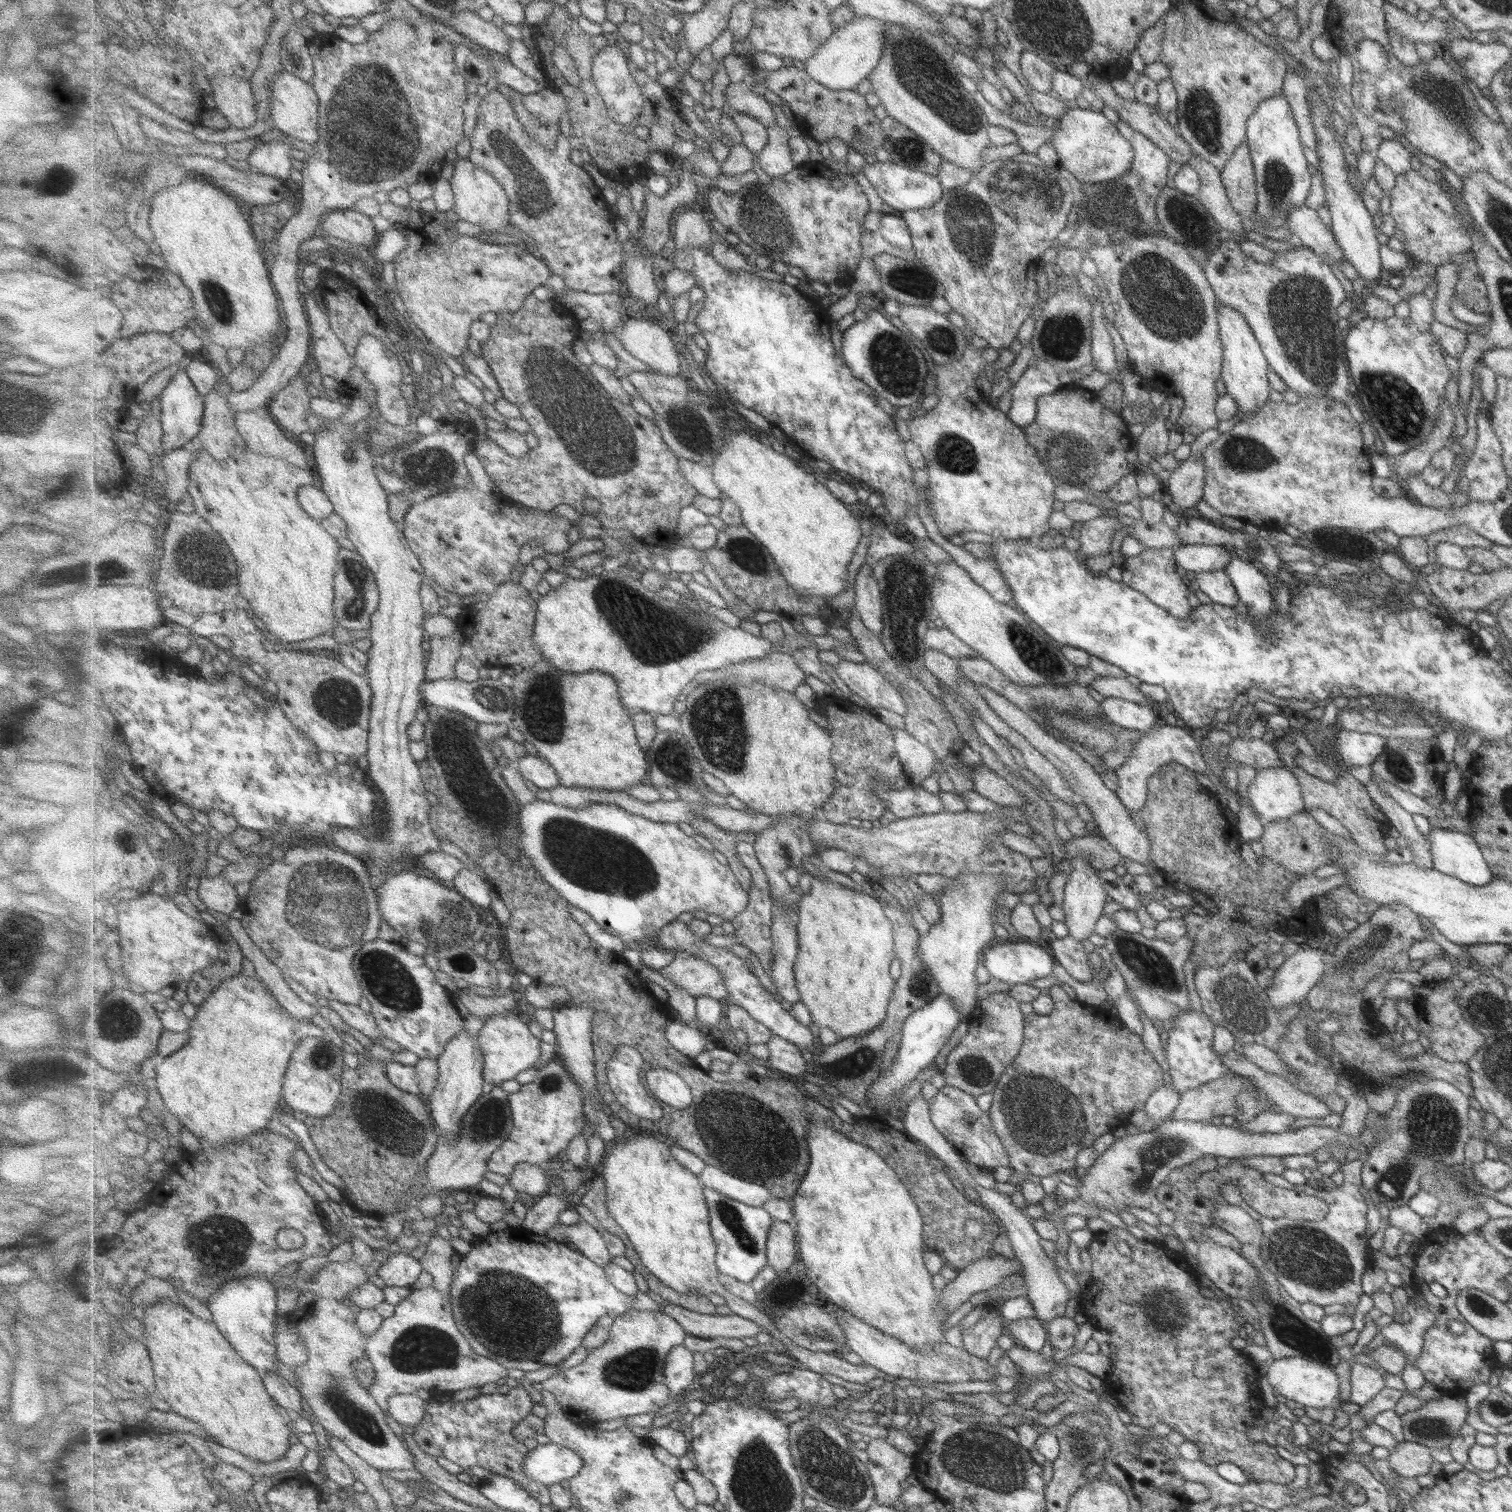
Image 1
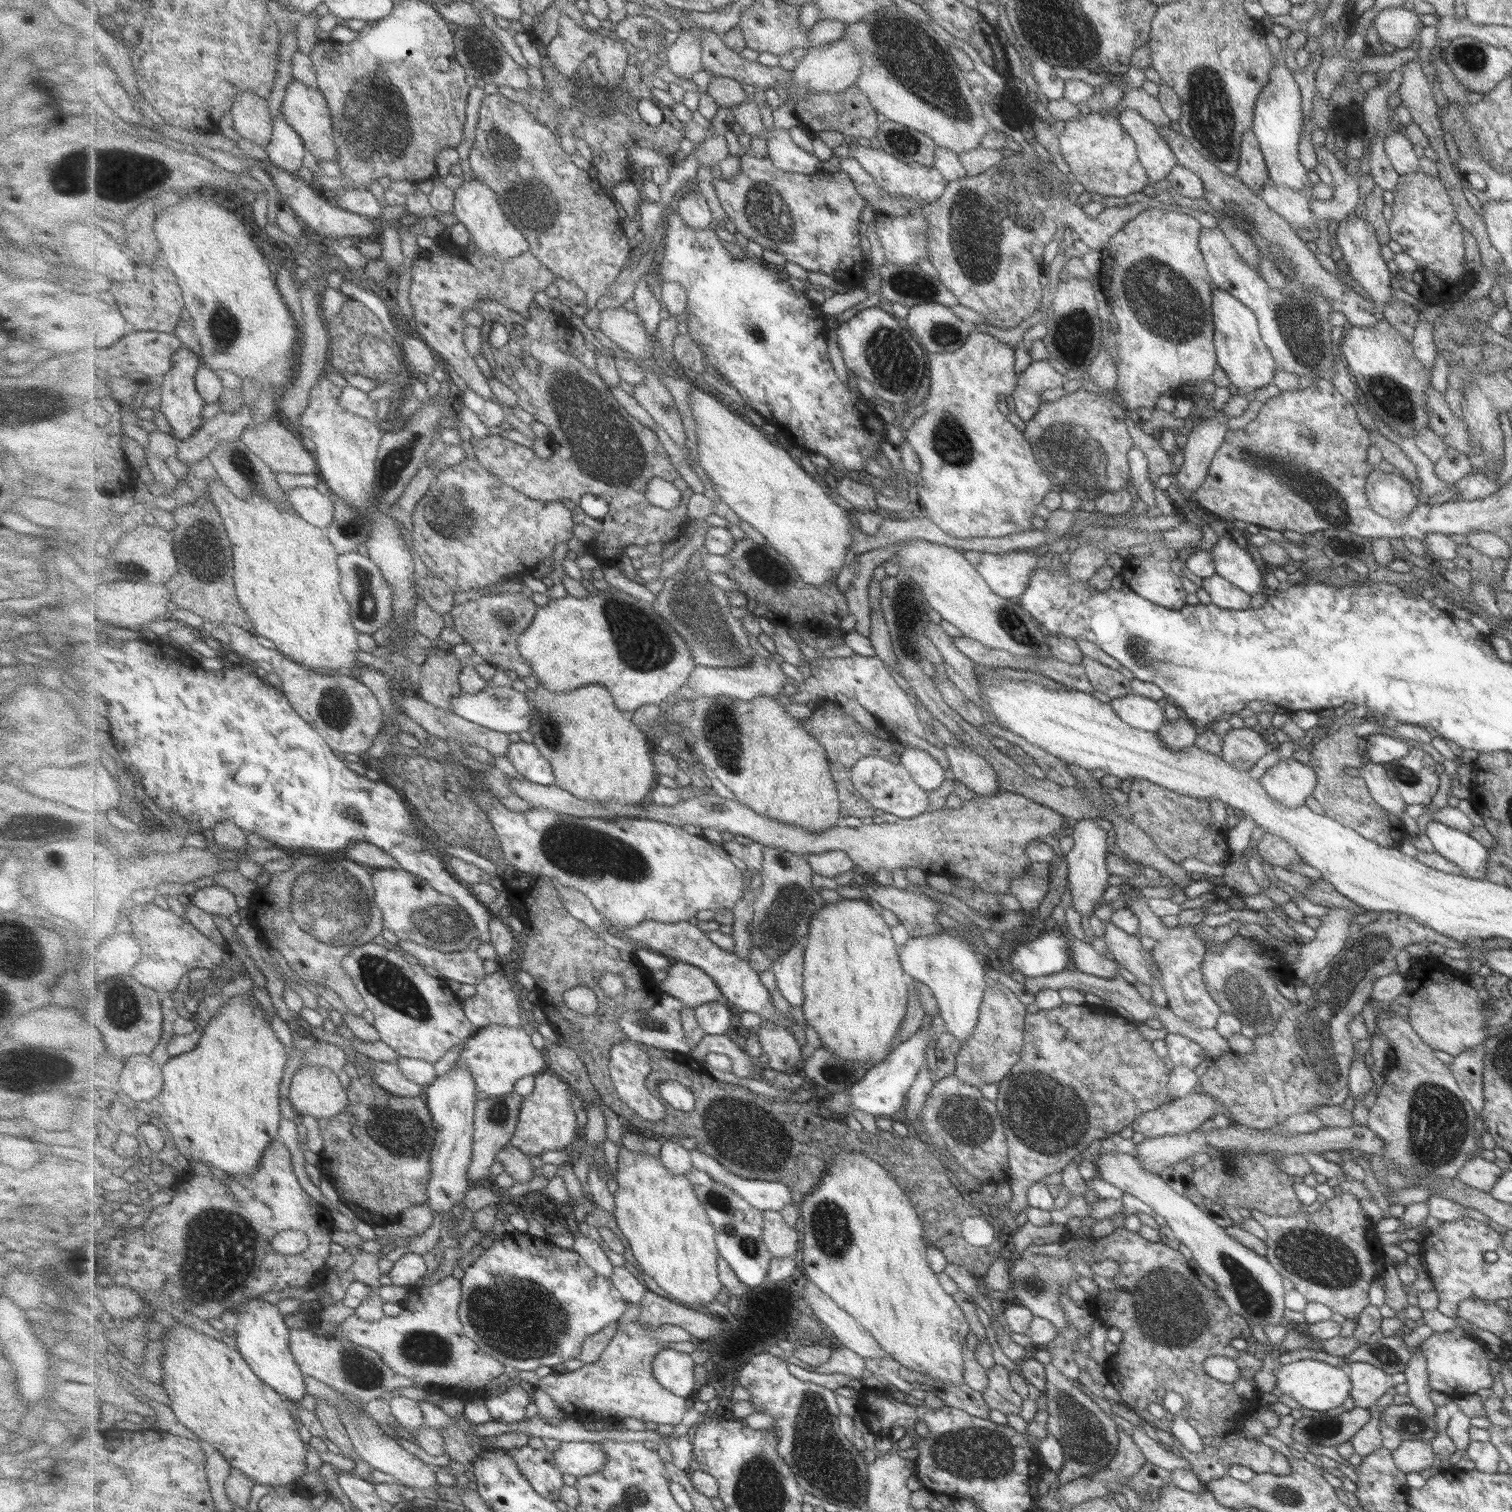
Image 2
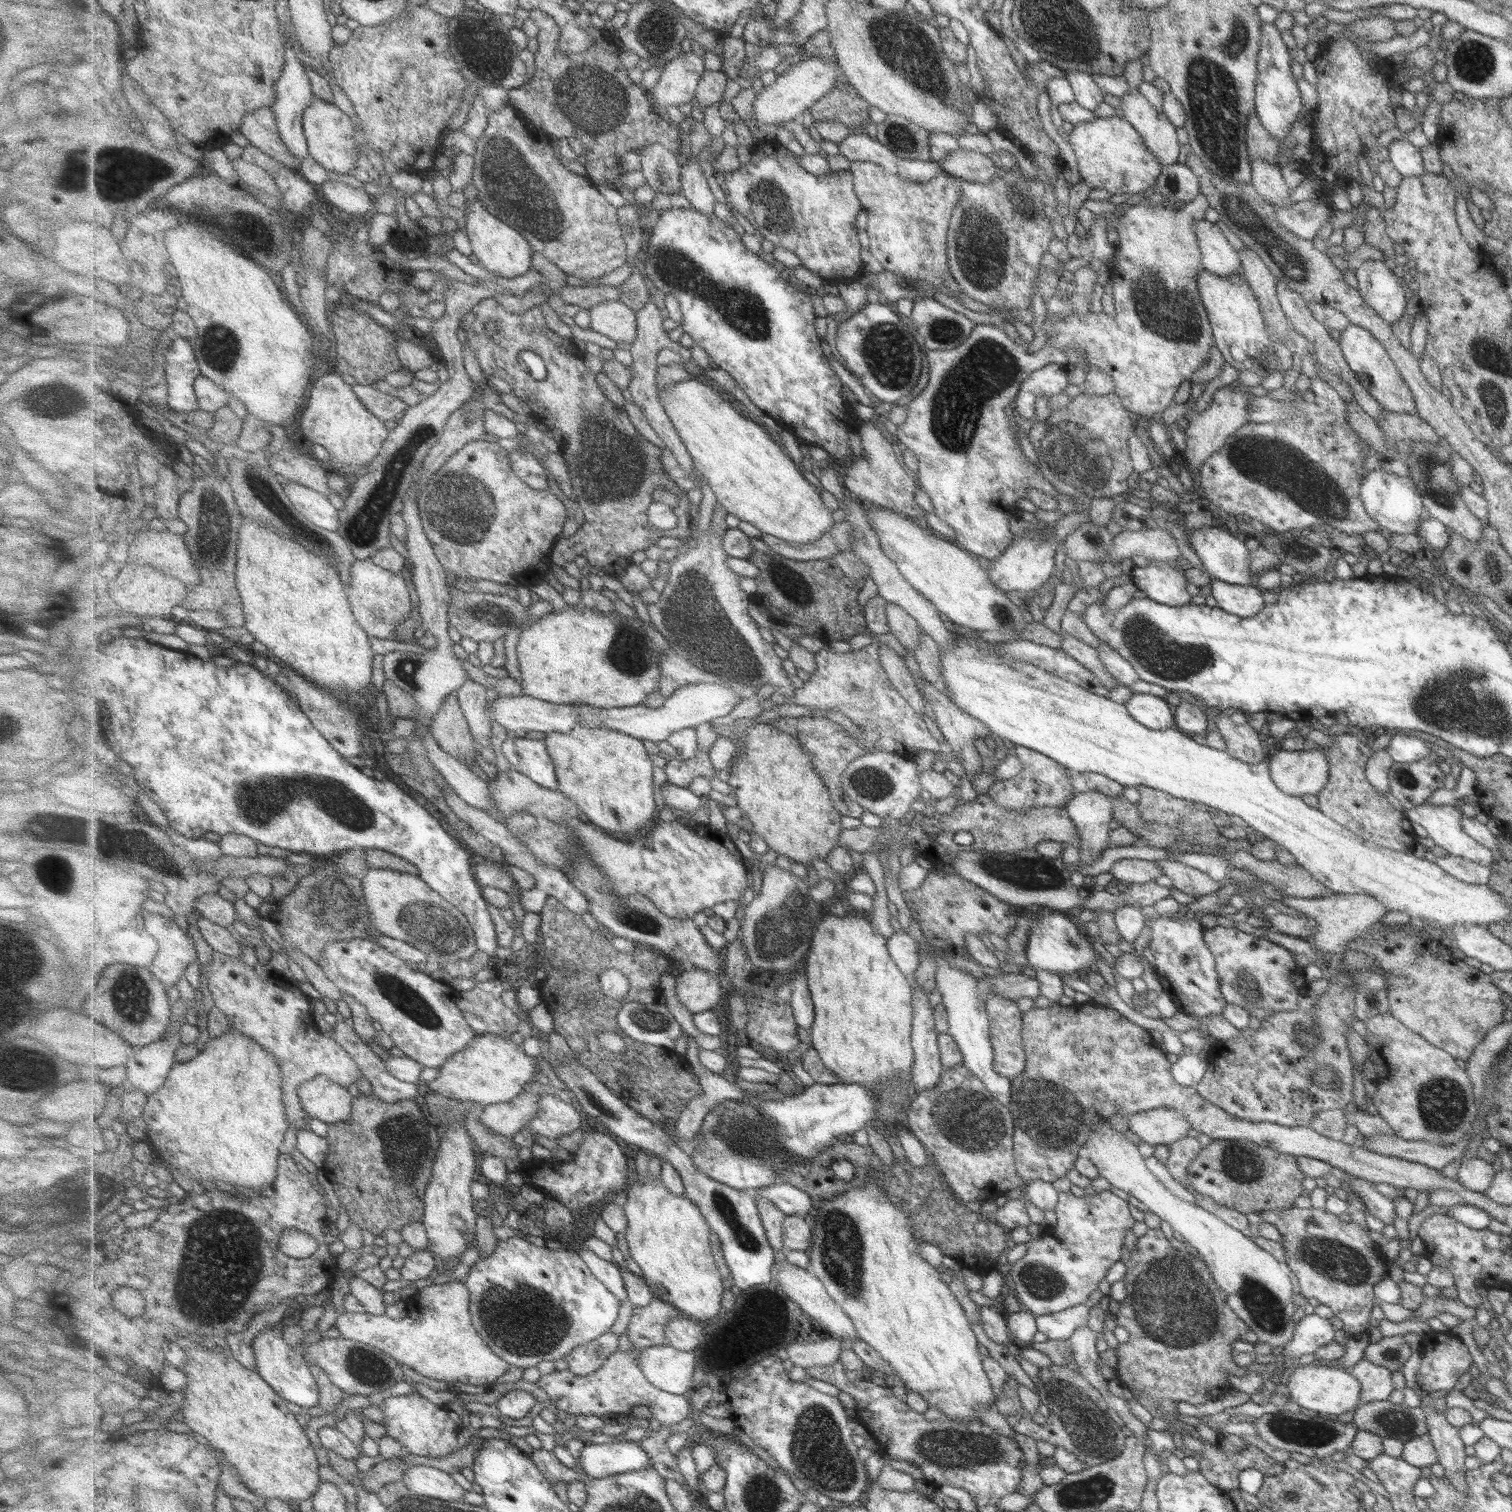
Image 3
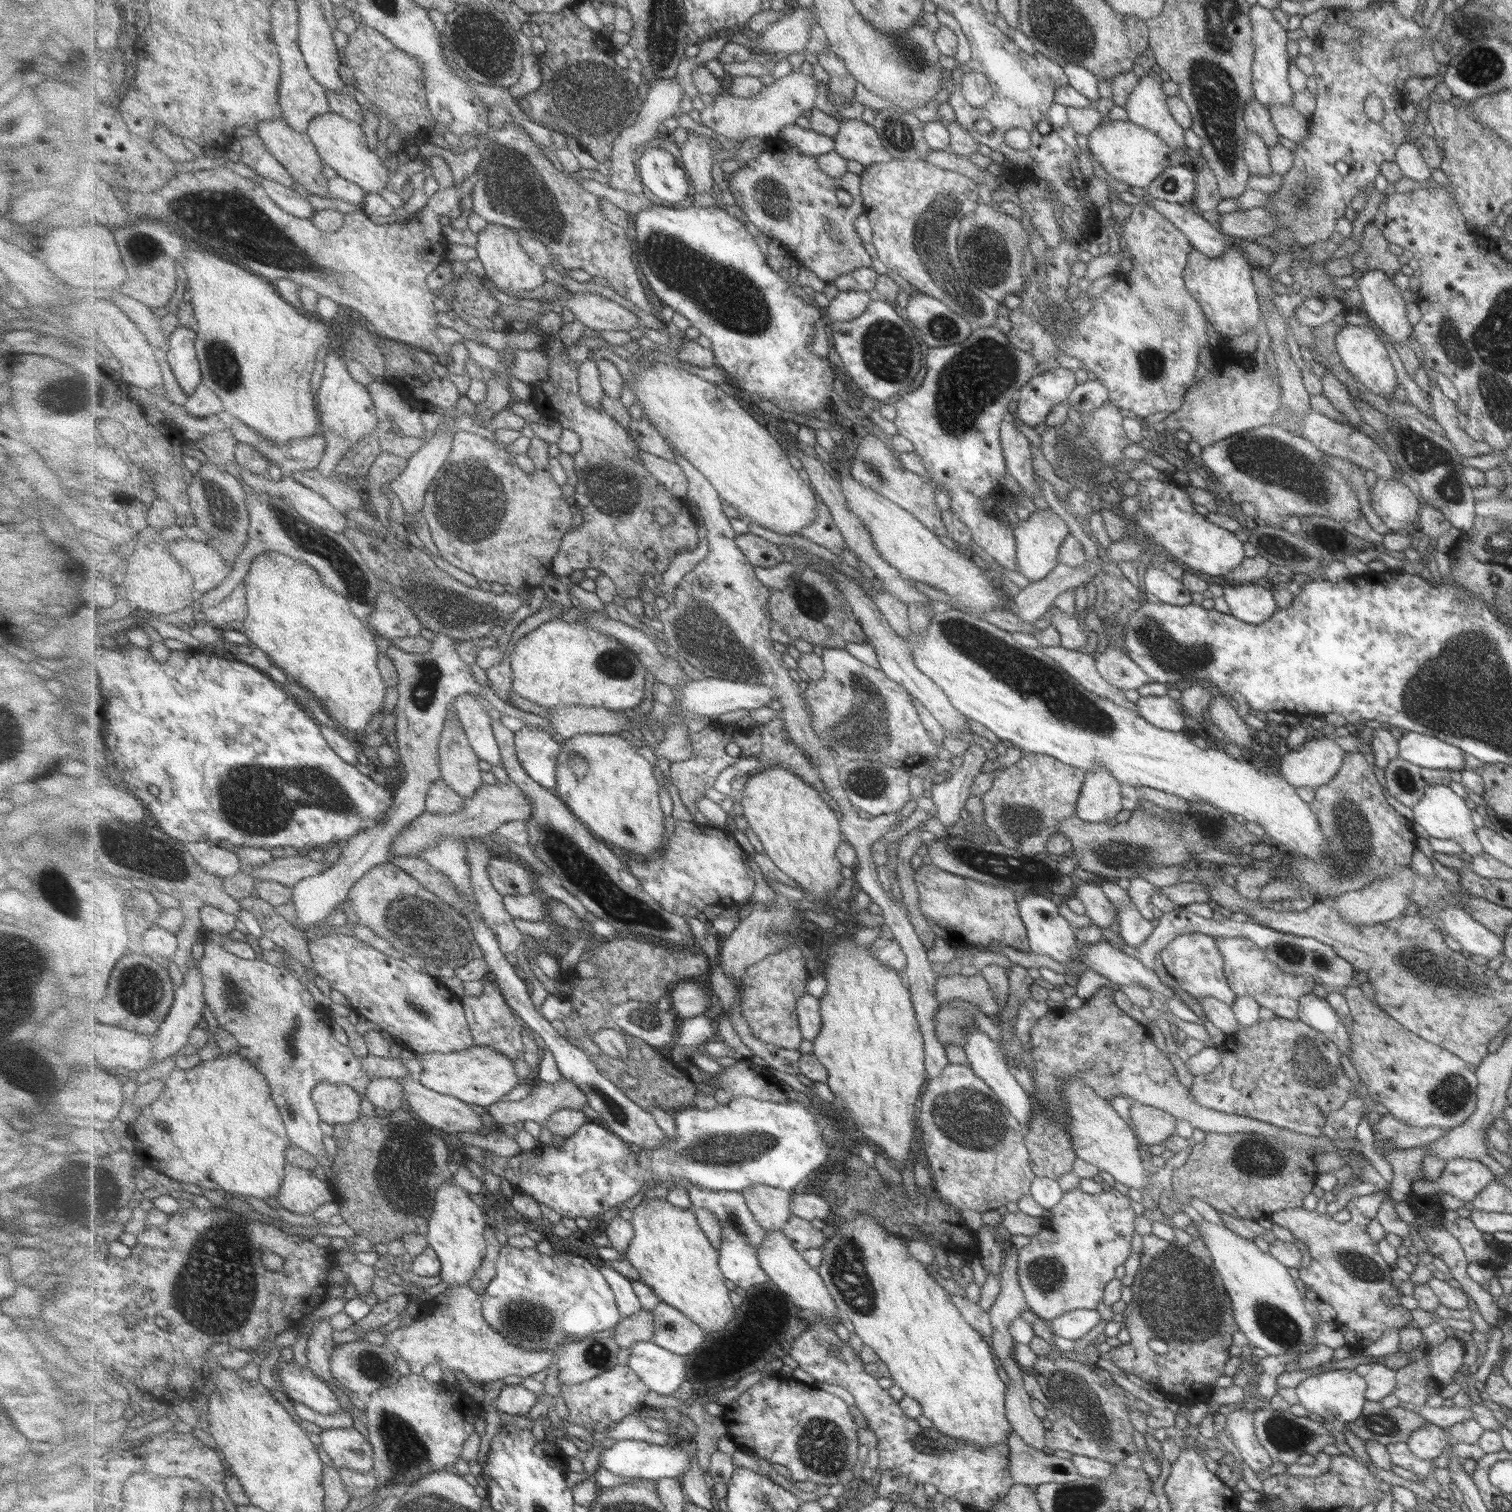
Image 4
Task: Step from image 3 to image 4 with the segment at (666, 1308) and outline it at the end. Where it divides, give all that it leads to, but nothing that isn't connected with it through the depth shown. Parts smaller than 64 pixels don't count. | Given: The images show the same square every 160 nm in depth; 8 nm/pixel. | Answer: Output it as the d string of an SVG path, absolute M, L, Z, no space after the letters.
M644 1309L631 1317L623 1318L614 1327L612 1339L620 1348L630 1349L639 1341L651 1341L654 1333L653 1312Z

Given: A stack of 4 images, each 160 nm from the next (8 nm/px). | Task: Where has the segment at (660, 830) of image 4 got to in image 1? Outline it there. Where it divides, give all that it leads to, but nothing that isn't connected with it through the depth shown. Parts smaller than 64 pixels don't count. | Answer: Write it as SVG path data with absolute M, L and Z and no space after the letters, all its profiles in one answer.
M543 659L541 662L534 664L531 668L522 669L520 673L513 676L514 684L511 688L513 694L515 694L515 719L513 719L512 725L515 729L520 731L525 738L525 741L531 743L537 753L549 765L558 772L560 777L560 784L563 786L574 786L575 788L592 788L593 790L617 790L623 792L626 788L630 786L635 786L636 784L641 784L645 782L647 774L649 774L649 762L647 762L646 751L639 746L639 742L636 736L636 729L633 723L632 715L630 711L623 705L621 701L621 694L619 685L615 678L609 674L601 672L589 672L585 675L573 675L569 673L563 673L555 668L548 660Z

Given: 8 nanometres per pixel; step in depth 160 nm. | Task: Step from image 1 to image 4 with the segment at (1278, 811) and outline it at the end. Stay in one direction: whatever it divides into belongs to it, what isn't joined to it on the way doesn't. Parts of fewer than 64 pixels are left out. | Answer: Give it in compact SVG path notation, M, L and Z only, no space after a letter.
M1330 736L1321 740L1308 737L1305 742L1279 758L1278 774L1293 788L1320 787L1341 767L1343 750Z

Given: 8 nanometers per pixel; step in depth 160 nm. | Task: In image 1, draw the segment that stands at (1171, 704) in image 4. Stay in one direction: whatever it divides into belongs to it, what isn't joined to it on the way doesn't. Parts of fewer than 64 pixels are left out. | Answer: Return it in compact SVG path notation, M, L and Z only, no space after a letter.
M1103 698L1099 709L1109 723L1121 729L1145 733L1151 725L1160 721L1160 714L1154 713L1143 704L1126 702L1117 698Z

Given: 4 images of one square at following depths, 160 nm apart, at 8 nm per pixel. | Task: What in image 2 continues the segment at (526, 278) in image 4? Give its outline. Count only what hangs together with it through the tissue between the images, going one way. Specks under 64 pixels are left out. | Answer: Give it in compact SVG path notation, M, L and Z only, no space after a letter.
M474 178L471 181L463 181L455 192L454 215L460 224L469 229L471 241L479 252L499 261L509 261L530 251L529 242L524 234L513 225L511 218L505 215L500 198L487 184Z

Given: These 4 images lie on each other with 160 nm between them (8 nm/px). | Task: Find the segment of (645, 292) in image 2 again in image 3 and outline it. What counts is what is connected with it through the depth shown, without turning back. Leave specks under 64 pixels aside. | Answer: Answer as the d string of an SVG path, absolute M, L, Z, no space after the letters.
M647 301L646 304L636 311L638 316L638 334L637 340L632 343L630 354L633 358L632 363L632 381L630 382L629 388L630 394L632 396L632 402L635 403L641 410L646 414L649 424L657 431L657 434L666 442L666 448L672 450L672 453L676 456L679 461L681 468L697 482L695 477L695 461L692 459L688 448L682 441L682 438L677 434L677 429L673 424L673 421L669 418L666 413L665 407L661 402L659 396L659 388L657 384L658 375L658 355L659 352L665 348L671 348L675 350L680 344L678 342L673 342L667 332L663 329L663 314L661 310L653 304L653 302Z

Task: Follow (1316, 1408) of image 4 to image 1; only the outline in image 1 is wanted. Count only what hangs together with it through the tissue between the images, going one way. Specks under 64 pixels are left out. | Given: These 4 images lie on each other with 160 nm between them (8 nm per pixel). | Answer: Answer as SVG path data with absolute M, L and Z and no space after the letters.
M1305 1358L1272 1359L1265 1372L1267 1384L1286 1400L1293 1400L1302 1407L1327 1408L1338 1404L1339 1380L1332 1368L1321 1366Z

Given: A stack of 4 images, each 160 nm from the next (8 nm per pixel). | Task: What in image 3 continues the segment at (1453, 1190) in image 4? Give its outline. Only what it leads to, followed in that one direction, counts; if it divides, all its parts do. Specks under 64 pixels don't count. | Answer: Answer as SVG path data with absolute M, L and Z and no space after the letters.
M1473 1156L1467 1160L1463 1159L1457 1166L1457 1174L1454 1179L1464 1190L1482 1194L1489 1188L1494 1174L1491 1163L1488 1164Z

